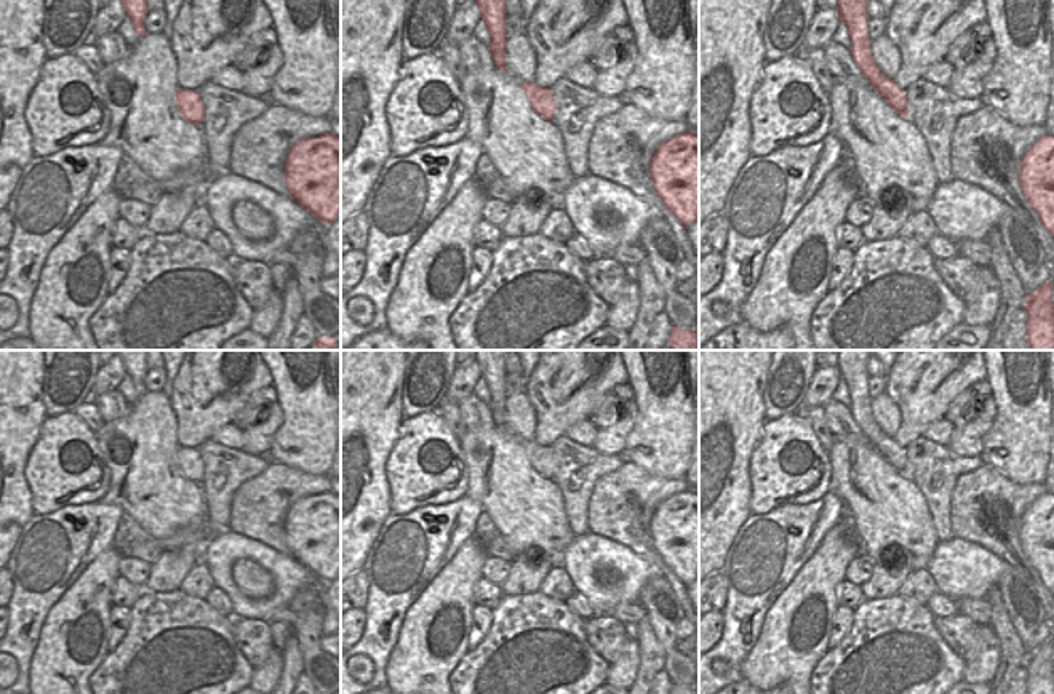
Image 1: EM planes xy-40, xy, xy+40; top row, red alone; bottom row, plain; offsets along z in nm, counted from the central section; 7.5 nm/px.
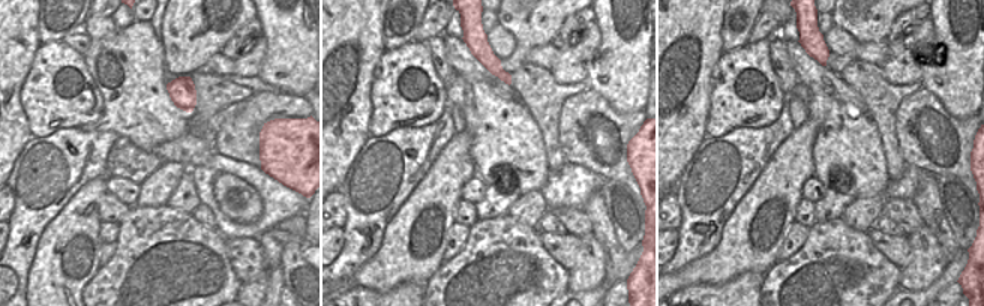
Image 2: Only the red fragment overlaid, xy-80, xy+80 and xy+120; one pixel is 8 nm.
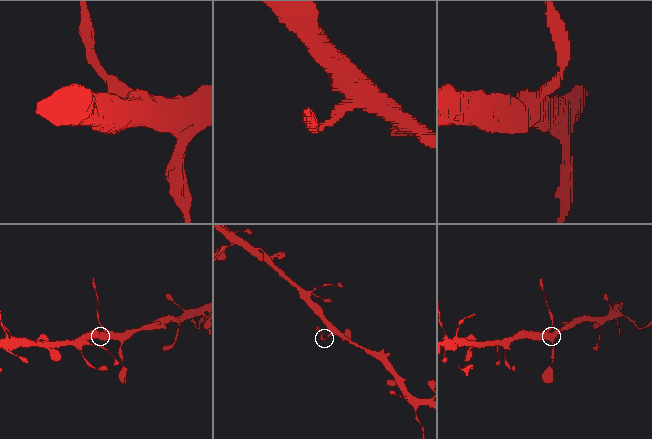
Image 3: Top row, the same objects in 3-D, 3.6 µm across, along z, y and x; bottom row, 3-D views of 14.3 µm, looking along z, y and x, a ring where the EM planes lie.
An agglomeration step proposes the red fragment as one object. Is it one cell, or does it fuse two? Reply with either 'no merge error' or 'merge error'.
merge error

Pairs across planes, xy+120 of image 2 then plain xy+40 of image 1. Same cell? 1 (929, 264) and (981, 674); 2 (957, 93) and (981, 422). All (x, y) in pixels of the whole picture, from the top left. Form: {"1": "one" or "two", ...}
{"1": "one", "2": "two"}

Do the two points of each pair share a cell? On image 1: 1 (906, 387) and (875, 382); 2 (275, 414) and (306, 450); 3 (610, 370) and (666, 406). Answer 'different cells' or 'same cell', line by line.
1: different cells
2: different cells
3: different cells

